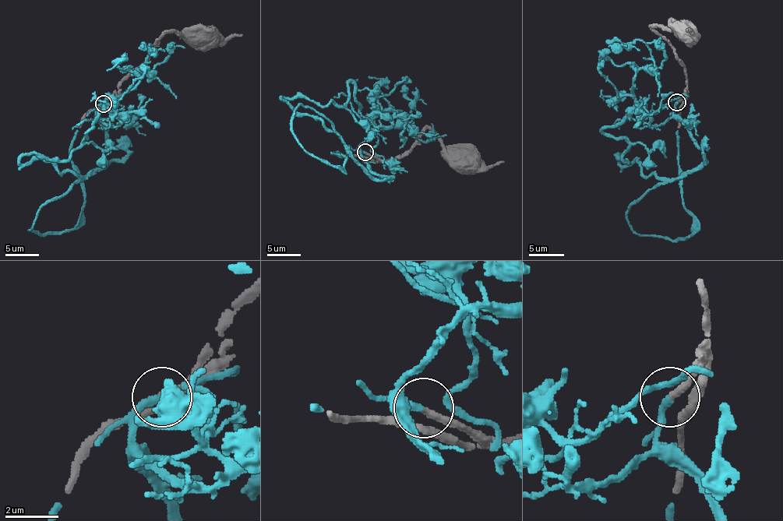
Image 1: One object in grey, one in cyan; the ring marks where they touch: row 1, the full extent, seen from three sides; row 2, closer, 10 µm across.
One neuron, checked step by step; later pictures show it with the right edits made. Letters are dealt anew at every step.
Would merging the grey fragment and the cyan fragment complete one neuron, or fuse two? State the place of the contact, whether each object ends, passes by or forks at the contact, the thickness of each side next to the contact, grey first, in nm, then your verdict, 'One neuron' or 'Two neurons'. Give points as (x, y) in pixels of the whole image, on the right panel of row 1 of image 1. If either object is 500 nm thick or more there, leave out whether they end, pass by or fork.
Place: (677, 102). At the ring grey ends. At the ring cyan forks. Thickness 260 nm (grey) against 170 nm. One neuron

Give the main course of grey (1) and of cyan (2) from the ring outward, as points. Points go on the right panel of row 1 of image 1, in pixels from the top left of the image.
1: (677, 101), (686, 90), (684, 64), (652, 26), (679, 26), (684, 36), (684, 32)
2: (677, 101), (674, 112), (706, 161), (629, 208), (638, 234), (691, 233), (677, 130)

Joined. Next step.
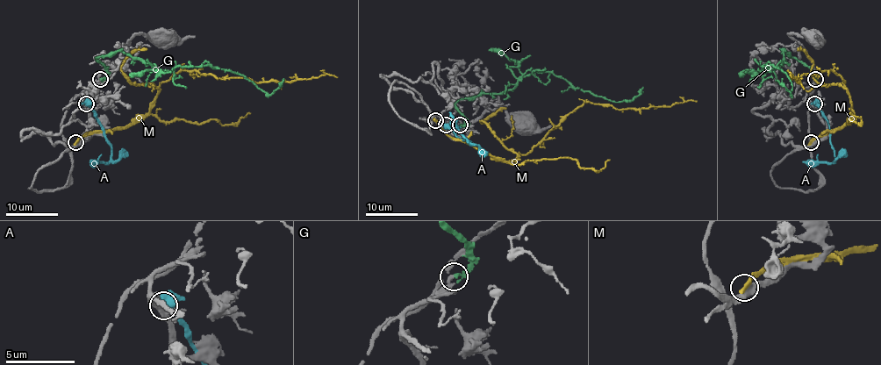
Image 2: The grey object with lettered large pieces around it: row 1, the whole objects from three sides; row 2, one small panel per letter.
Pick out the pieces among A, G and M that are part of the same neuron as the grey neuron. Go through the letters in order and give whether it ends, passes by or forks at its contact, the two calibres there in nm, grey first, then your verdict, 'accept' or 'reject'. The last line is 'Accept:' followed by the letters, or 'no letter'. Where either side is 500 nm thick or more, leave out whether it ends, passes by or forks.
A: 280 nm thick on the grey side, 800 nm on the other; reject
G: it passes by; 200 nm thick on the grey side, 200 nm on the other; accept
M: it ends there; 360 nm thick on the grey side, 340 nm on the other; reject
Accept: G

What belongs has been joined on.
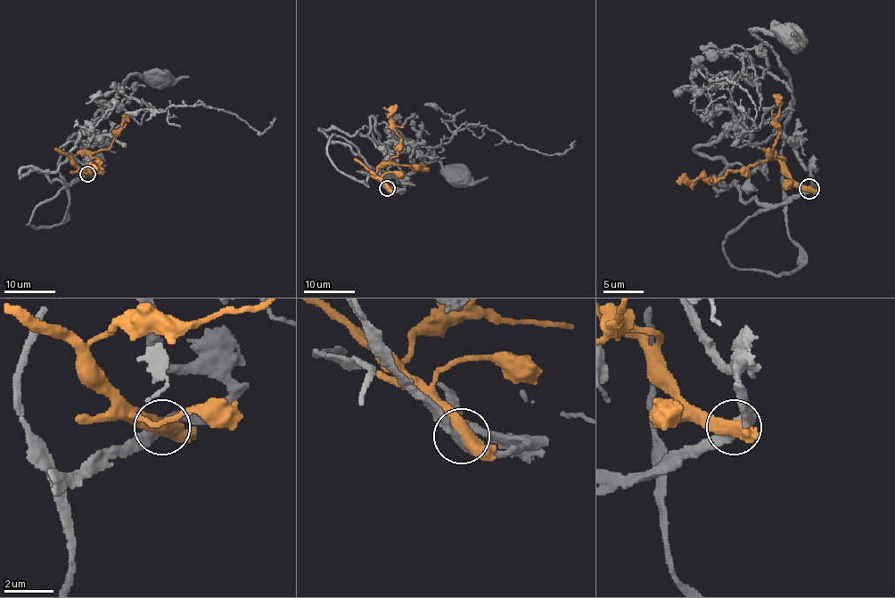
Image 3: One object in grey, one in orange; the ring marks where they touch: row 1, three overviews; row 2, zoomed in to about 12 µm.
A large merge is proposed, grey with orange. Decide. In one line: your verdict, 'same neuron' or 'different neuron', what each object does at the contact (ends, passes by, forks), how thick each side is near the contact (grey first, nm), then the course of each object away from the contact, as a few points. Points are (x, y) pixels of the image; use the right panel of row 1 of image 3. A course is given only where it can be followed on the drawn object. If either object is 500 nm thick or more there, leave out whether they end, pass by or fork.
different neuron; calibres 360 and 500 nm; course grey (809, 189), (809, 171), (777, 124), (792, 103), (789, 73), (752, 30), (784, 30), (789, 36); course orange (809, 189), (803, 189), (779, 157), (767, 157), (739, 171), (728, 171), (718, 179), (676, 181)

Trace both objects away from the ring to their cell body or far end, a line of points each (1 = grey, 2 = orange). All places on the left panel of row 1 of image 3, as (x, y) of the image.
1: (88, 174), (101, 165), (86, 158), (78, 133), (131, 75), (149, 75), (156, 81), (160, 78)
2: (88, 174), (73, 159), (77, 153), (88, 153), (95, 158), (101, 162), (92, 168), (97, 168)

